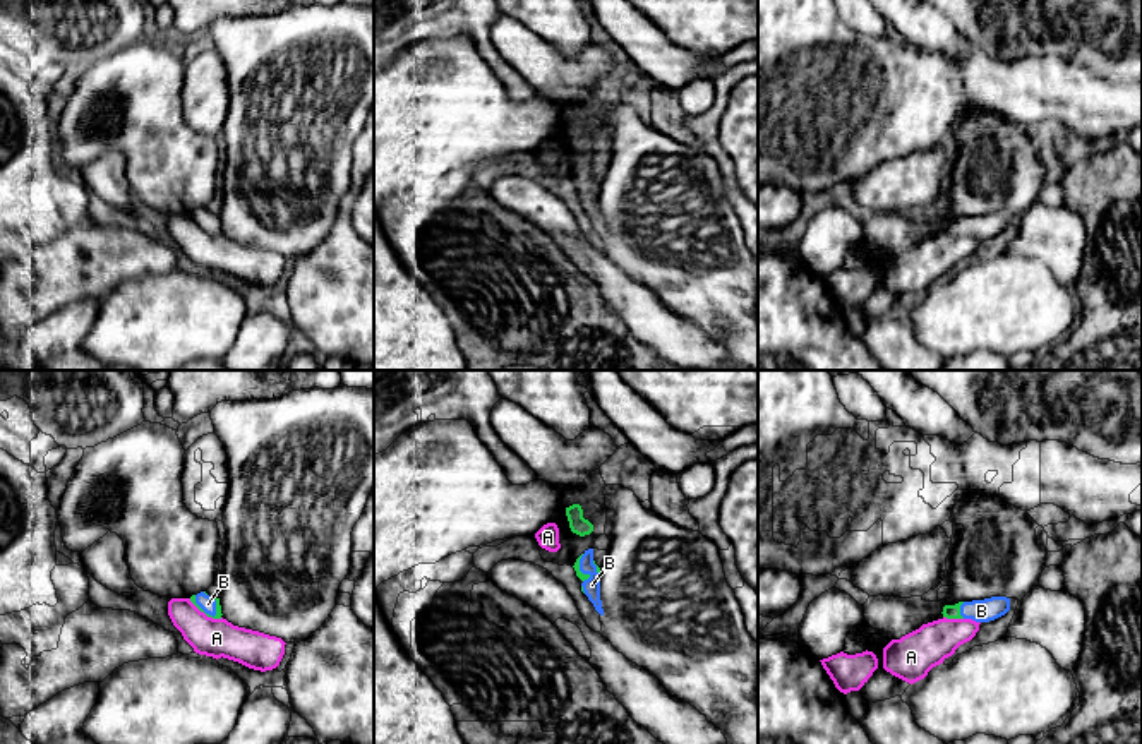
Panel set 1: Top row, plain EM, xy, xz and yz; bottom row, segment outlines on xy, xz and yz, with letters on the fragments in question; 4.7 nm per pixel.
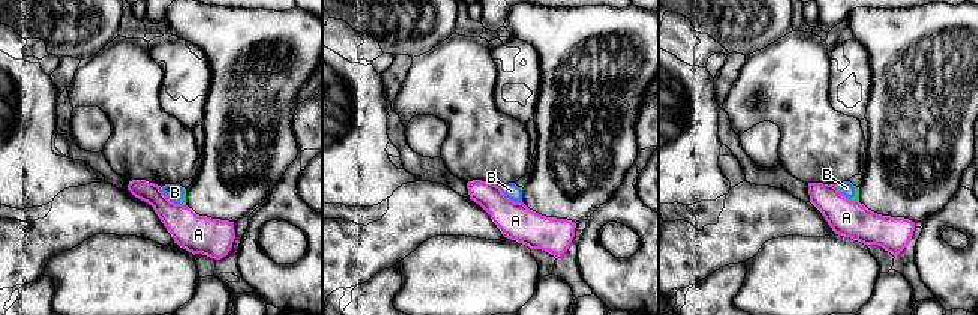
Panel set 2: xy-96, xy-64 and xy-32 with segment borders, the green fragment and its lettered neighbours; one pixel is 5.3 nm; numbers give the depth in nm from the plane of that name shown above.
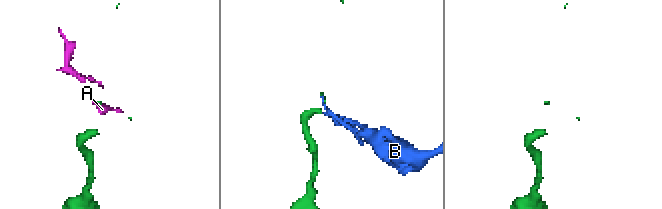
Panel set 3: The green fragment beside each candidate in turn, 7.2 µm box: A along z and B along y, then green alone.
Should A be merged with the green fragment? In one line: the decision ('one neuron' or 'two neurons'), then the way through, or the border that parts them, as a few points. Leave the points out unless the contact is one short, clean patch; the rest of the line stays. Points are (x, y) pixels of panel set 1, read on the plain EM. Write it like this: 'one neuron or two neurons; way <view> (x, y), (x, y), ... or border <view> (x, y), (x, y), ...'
two neurons; border xy (189, 215), (208, 232), (222, 234)

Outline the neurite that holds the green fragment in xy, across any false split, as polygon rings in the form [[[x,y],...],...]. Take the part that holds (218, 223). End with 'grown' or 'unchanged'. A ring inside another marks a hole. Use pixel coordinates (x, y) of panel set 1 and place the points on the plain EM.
[[[206,207],[190,213],[190,218],[207,233],[221,235],[219,214],[209,213]]]; grown

